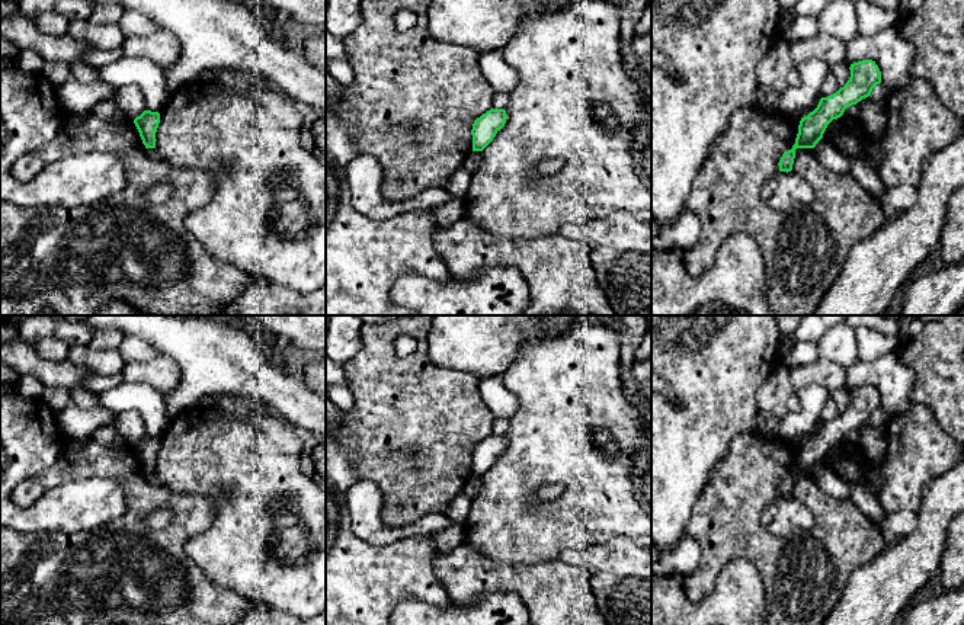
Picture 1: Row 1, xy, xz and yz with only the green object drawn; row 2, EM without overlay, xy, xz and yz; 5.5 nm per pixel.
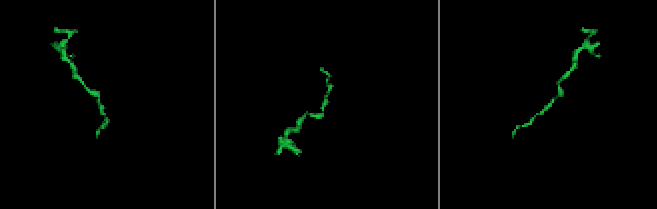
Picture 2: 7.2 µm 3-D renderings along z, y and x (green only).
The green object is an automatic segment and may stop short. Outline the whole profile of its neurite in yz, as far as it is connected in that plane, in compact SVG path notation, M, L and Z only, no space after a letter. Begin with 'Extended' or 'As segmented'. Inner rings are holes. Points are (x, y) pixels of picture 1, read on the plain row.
As segmented. M872 385L853 388L849 395L851 403L846 410L836 419L822 423L817 433L801 443L795 469L778 488L779 497L791 497L797 474L814 474L833 445L840 443L846 433L871 422L872 414L881 408L881 397Z

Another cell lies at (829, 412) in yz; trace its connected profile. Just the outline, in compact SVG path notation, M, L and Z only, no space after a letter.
M829 395L829 398L826 400L824 407L822 410L822 416L820 416L822 423L827 423L827 422L836 419L839 414L840 414L840 411L838 410L836 403Z

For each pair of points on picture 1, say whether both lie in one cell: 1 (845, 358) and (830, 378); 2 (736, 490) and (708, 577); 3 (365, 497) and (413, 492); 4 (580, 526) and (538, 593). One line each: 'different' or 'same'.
1: different
2: same
3: different
4: different

